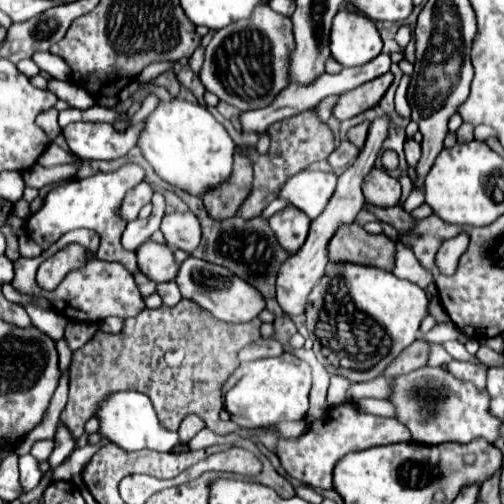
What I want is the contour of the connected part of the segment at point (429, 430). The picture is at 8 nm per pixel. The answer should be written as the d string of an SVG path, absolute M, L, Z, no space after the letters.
M423 366L405 376L397 376L391 386L389 402L395 406L397 420L409 428L411 436L419 444L443 444L459 442L467 444L475 438L495 442L501 438L501 420L493 416L487 390L479 390L475 384L455 378L447 368Z

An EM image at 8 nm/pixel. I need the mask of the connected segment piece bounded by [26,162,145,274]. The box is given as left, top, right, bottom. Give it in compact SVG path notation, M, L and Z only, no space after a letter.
M127 162L119 170L109 174L95 174L89 178L77 178L77 180L65 180L59 182L47 196L39 212L31 214L27 220L26 227L29 236L41 244L43 248L49 248L53 242L57 242L65 232L75 228L87 228L99 234L101 246L99 246L99 258L101 260L115 260L121 262L131 274L137 272L137 260L135 254L127 252L121 246L121 234L127 226L127 220L119 216L119 206L123 202L123 196L129 188L139 184L145 178L145 170L135 164Z

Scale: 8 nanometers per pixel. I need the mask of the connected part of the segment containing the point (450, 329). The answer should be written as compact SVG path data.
M449 320L449 322L443 322L443 324L437 324L431 332L427 332L423 338L425 340L431 340L431 344L441 344L445 340L457 340L459 336L459 328Z

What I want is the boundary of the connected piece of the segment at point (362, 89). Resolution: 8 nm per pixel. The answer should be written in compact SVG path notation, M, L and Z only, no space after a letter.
M387 72L371 82L365 82L363 86L357 86L349 92L343 92L333 108L333 116L337 120L347 120L347 118L353 118L359 112L375 106L381 100L381 96L387 92L391 82L393 82L393 74Z

